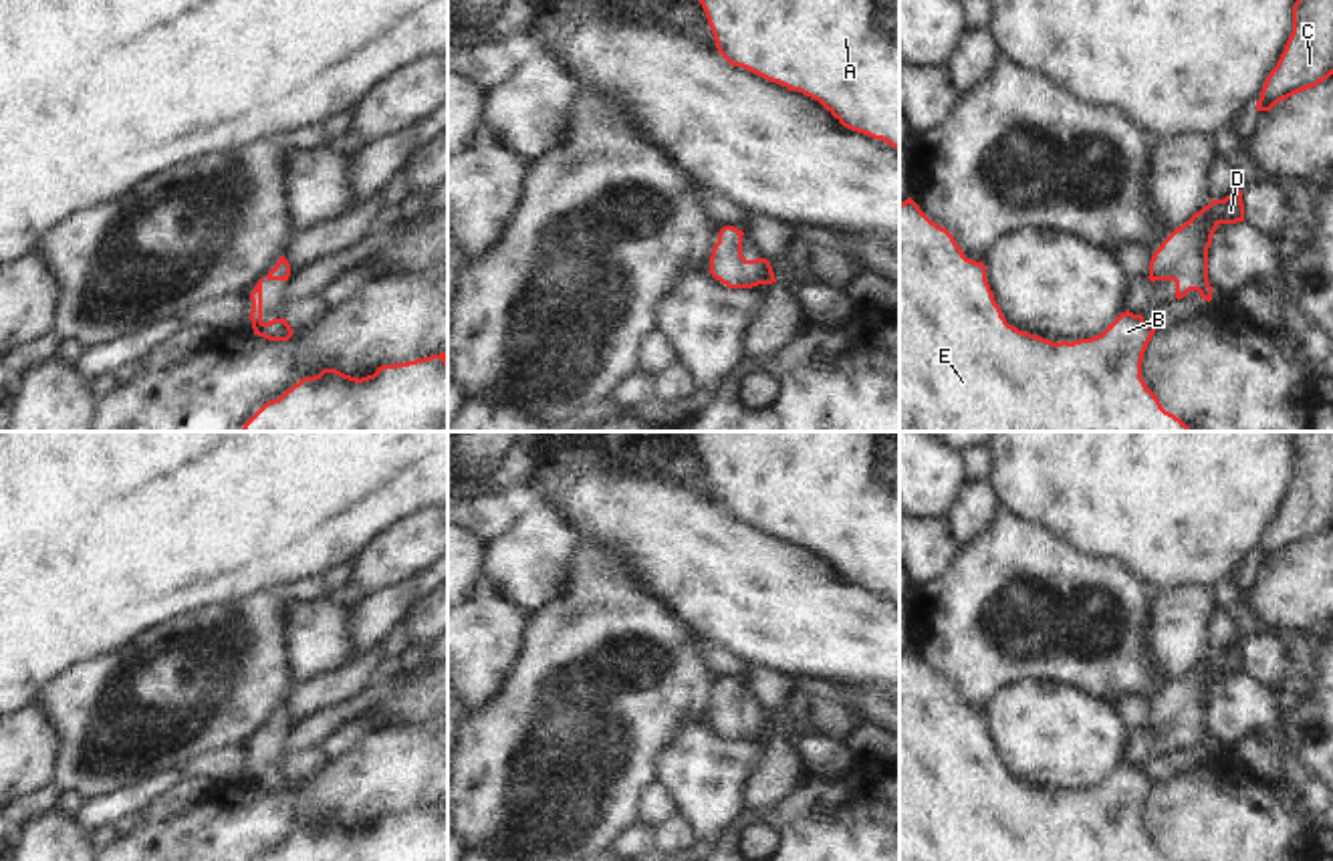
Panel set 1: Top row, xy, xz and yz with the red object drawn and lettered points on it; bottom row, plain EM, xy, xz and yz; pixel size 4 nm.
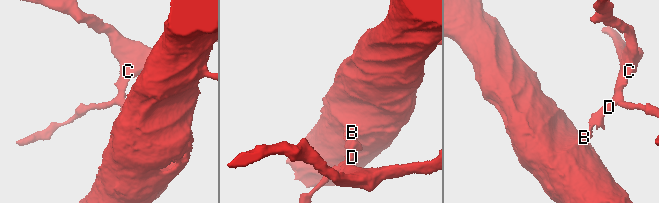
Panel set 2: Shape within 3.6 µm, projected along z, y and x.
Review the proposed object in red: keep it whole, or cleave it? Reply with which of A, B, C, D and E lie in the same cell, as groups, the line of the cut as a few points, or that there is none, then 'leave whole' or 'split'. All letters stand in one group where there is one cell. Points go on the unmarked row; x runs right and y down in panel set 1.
A B C D E | no cut | leave whole

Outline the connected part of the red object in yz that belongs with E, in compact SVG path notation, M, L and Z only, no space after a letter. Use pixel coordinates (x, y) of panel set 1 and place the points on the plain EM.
M912 649L899 655L899 861L1164 861L1141 829L1156 780L1125 762L1101 786L1073 794L1018 782L1002 768L984 714L966 710Z

